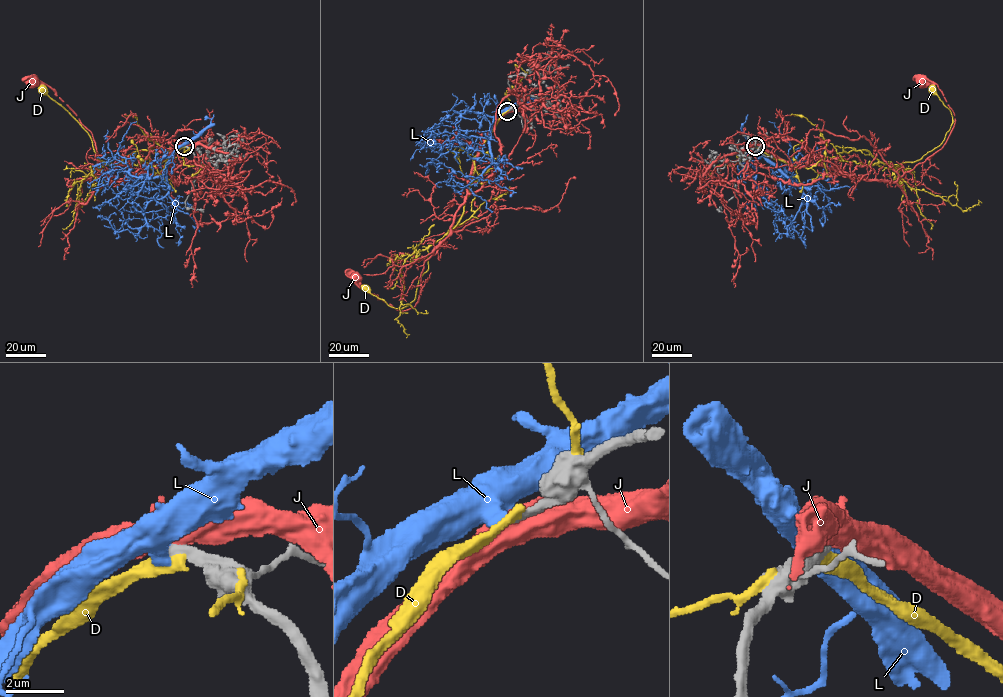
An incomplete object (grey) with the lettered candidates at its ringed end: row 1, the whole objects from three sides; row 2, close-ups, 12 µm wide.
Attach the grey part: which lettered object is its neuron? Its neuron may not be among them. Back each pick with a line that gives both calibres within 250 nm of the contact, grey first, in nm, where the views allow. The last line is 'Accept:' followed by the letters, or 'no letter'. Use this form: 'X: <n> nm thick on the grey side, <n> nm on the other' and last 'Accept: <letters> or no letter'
Accept: no letter

